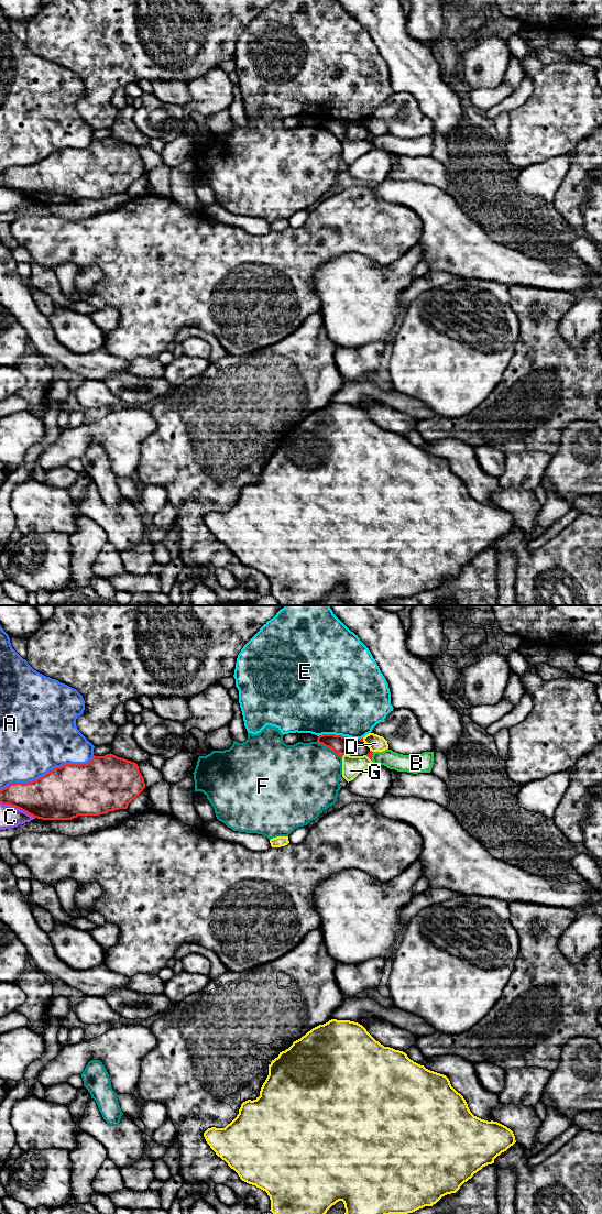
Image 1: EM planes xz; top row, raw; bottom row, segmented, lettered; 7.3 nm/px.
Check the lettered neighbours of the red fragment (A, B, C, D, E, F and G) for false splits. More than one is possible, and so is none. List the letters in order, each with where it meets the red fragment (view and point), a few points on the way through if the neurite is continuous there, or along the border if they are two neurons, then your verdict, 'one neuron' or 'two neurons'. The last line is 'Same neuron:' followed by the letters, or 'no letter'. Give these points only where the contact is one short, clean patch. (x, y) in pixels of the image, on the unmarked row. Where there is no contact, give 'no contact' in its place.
A: xz (46, 156) | two neurons
B: xz (371, 140) | along xz (373, 135), (372, 144) | two neurons
C: xz (18, 192) | two neurons
D: xz (362, 123) | two neurons
E: xz (336, 119) | along xz (318, 119), (341, 118), (353, 122) | two neurons
F: xz (329, 131) | two neurons
G: xz (343, 138) | two neurons
Same neuron: no letter

